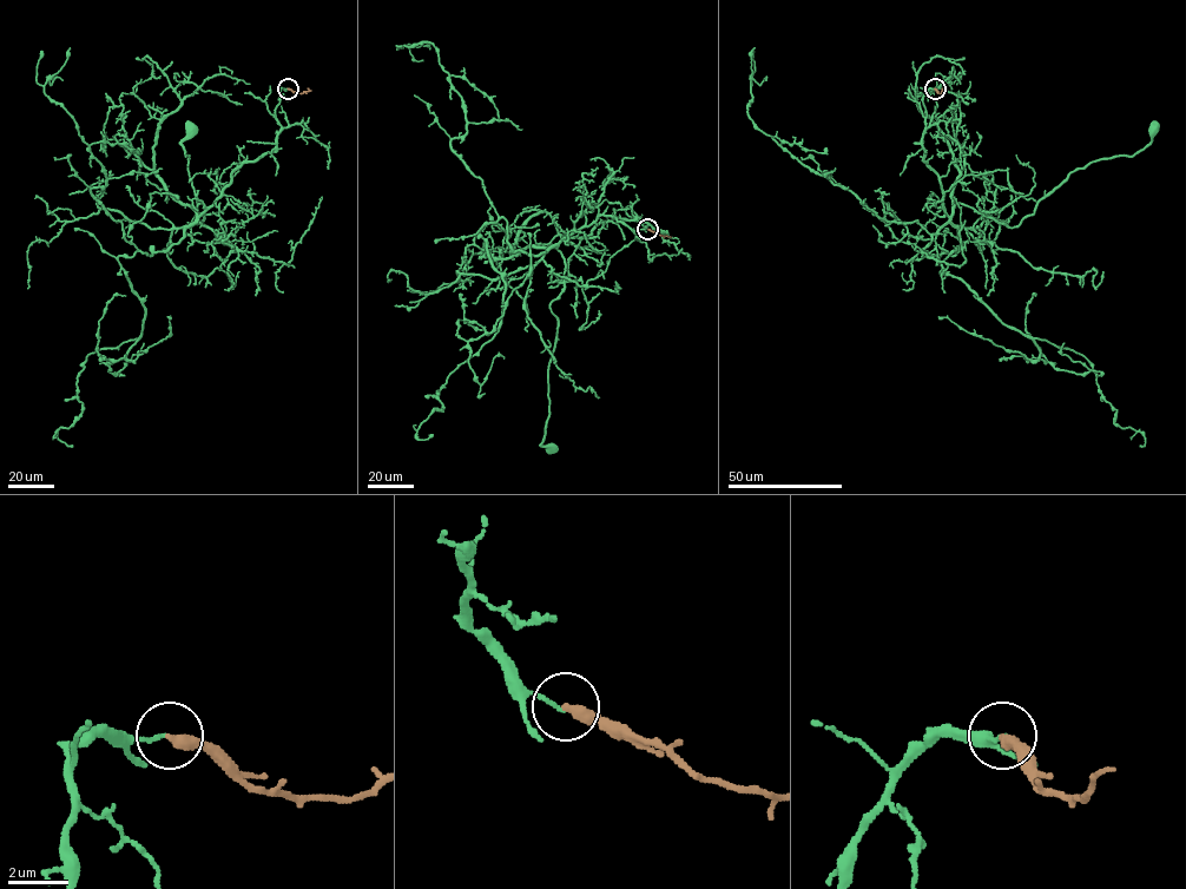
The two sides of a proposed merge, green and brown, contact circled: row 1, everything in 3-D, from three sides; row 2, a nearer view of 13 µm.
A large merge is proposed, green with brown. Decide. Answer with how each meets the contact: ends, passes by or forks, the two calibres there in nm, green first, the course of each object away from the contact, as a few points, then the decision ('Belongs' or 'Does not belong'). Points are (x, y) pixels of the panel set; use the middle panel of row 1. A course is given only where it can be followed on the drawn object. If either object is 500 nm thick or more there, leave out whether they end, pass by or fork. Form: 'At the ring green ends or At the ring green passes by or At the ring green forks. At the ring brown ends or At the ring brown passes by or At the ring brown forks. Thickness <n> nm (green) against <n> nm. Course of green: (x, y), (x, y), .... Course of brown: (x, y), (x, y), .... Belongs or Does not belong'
At the ring green ends. At the ring brown ends. Thickness 110 nm (green) against 360 nm. Course of green: (647, 229), (640, 217), (615, 218), (555, 248), (565, 267), (549, 308), (549, 447). Course of brown: (647, 229), (667, 236). Does not belong

